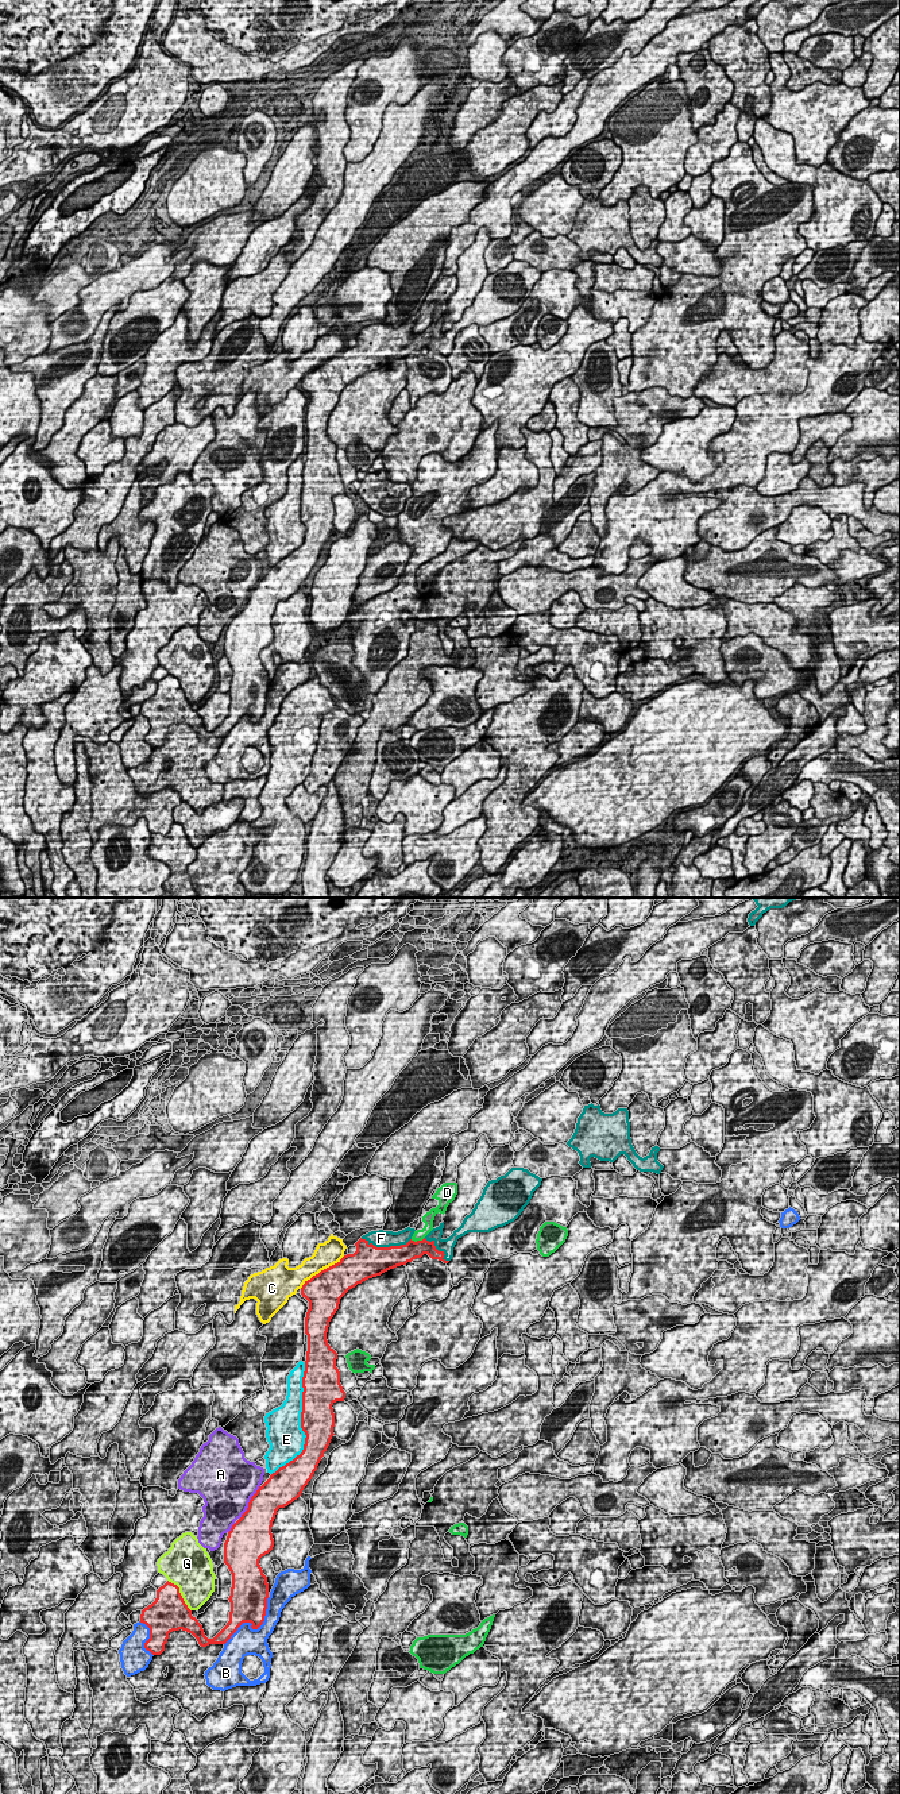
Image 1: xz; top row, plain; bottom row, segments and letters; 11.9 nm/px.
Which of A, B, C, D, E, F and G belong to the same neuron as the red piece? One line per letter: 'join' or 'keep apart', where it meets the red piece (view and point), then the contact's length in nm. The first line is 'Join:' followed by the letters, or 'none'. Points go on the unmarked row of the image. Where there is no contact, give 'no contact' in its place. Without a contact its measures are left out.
Join: F
A: keep apart; contact xz (248, 595); length 480 nm
B: keep apart; contact xz (252, 721); length 800 nm
C: keep apart; contact xz (321, 363); length 650 nm
D: keep apart; contact xz (417, 334); length 180 nm
E: keep apart; contact xz (301, 514); length 1400 nm
F: join; contact xz (386, 340); length 600 nm
G: keep apart; contact xz (180, 687); length 480 nm

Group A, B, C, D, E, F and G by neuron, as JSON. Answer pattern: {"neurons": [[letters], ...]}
{"neurons": [["A"], ["B"], ["C"], ["D"], ["E"], ["F"], ["G"]]}

